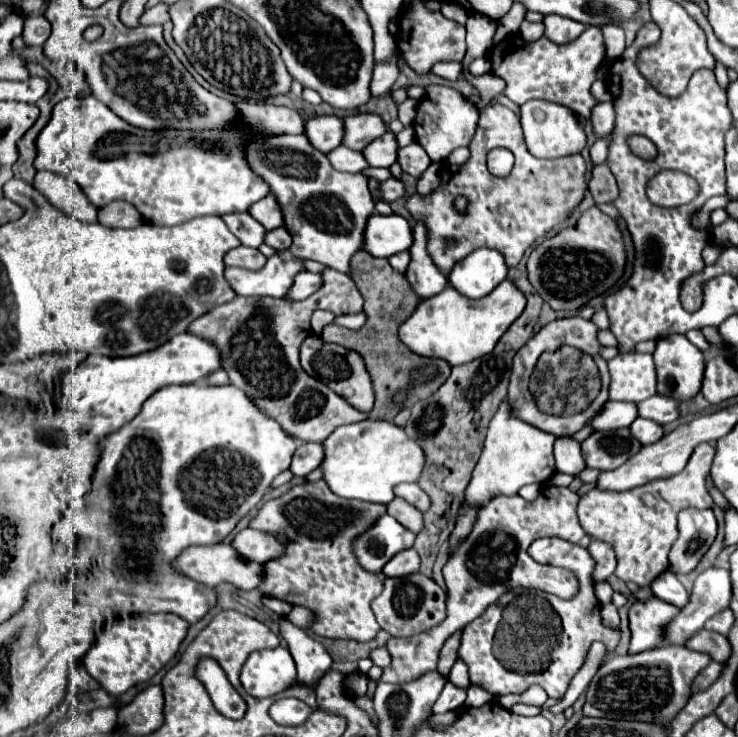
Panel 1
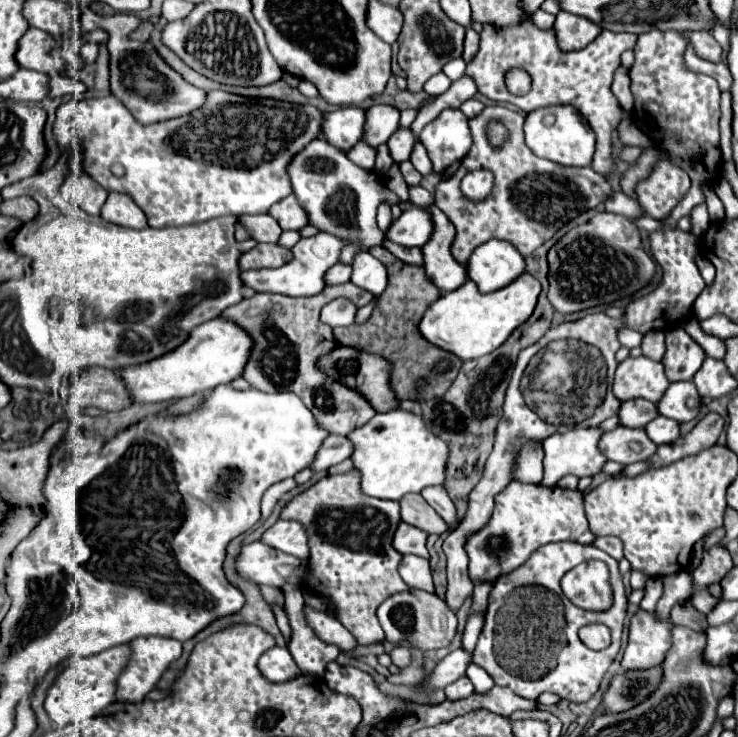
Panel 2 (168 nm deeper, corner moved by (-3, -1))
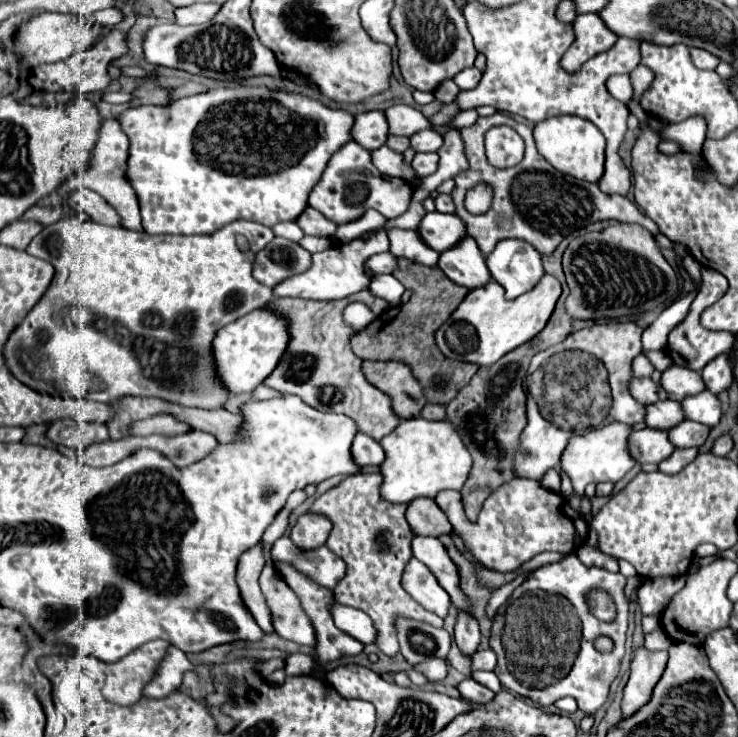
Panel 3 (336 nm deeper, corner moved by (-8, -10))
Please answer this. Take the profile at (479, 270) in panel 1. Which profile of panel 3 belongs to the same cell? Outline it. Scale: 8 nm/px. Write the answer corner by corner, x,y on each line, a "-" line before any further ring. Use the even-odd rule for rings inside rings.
521,239
499,241
491,255
487,255
487,265
493,279
505,287
507,299
523,295
545,275
539,251

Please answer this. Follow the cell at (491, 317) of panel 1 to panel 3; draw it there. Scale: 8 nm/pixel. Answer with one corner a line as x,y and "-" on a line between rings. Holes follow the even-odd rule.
543,275
543,279
531,291
509,301
505,299
503,287
499,287
499,283
495,281
489,281
487,285
473,289
461,301
461,305
455,309
449,321
435,333
437,347
443,355
451,359
471,361
477,365
493,365
505,353
517,349
519,345
533,339
539,331
543,331
561,291
563,289
557,277

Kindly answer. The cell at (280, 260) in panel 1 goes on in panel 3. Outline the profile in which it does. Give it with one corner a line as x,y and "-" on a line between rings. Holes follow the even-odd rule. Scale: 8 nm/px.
377,229
373,233
371,239
363,241
363,239
353,239
349,243
343,245
335,245
327,251
315,253
313,255
313,265
309,267
309,271
289,277
283,283
279,283
275,287
275,297
301,297
301,299
315,299
315,301
333,301
333,299
345,299
353,293
359,293
363,289
369,289
371,279
375,275
367,273
365,269
365,261
375,255
375,253
383,253
389,251
389,239
387,233
383,229

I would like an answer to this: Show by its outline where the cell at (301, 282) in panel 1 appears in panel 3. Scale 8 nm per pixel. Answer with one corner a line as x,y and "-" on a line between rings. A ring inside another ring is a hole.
379,253
379,255
373,255
369,261
367,261
367,269
371,273
393,273
397,267
397,257
395,255
389,255
387,253

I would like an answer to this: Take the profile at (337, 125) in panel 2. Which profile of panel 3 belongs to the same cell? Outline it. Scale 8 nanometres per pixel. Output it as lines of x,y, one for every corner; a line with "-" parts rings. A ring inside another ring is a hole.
369,111
369,113
361,113
355,117
355,125
353,125
353,139
363,145
369,151
379,149
381,145
385,145
387,135
389,135
389,125
387,125
387,117
383,111

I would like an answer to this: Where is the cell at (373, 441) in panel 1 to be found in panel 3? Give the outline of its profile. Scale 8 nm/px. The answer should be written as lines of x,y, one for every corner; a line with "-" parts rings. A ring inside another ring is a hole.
413,417
381,439
387,459
381,463
383,499
391,503
409,503
415,497
435,497
441,489
461,489
471,473
471,453
467,451
459,431
447,421
427,421

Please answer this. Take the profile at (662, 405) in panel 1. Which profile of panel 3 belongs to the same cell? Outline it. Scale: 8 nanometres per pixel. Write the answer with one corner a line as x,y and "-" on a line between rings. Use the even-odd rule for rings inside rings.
701,391
697,395
691,395
683,401
685,419
705,423
709,427
715,427
721,419
721,401
717,395
711,395
711,391

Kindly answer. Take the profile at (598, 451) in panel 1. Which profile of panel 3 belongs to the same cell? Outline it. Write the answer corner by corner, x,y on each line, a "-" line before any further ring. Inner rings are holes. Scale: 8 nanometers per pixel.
645,427
631,433
629,449
637,463
661,463
675,451
675,445
667,439
667,431

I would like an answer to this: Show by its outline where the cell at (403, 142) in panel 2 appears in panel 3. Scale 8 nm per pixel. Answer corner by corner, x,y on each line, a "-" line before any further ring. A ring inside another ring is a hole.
425,129
411,137
411,147
415,151
429,153
429,151
437,151
441,145
443,145
443,135
437,133
435,129

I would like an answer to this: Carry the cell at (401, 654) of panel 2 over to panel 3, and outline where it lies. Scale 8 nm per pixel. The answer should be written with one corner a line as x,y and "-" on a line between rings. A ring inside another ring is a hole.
429,659
415,667
421,671
429,681
443,681
447,677
447,663
443,659

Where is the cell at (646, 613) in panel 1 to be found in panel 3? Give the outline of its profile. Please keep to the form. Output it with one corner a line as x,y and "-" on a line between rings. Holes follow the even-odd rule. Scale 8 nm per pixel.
645,647
635,651
631,661
631,677
623,691
621,713
623,719
635,715
639,707
647,705
653,693
653,687
661,679
667,665
667,651
647,651

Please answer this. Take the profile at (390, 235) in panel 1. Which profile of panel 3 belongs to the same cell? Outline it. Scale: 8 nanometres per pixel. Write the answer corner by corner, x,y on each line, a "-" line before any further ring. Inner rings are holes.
427,213
419,225
419,233
423,241
443,253
449,247
455,247
463,237
467,237
465,223
457,215
443,215
443,213

